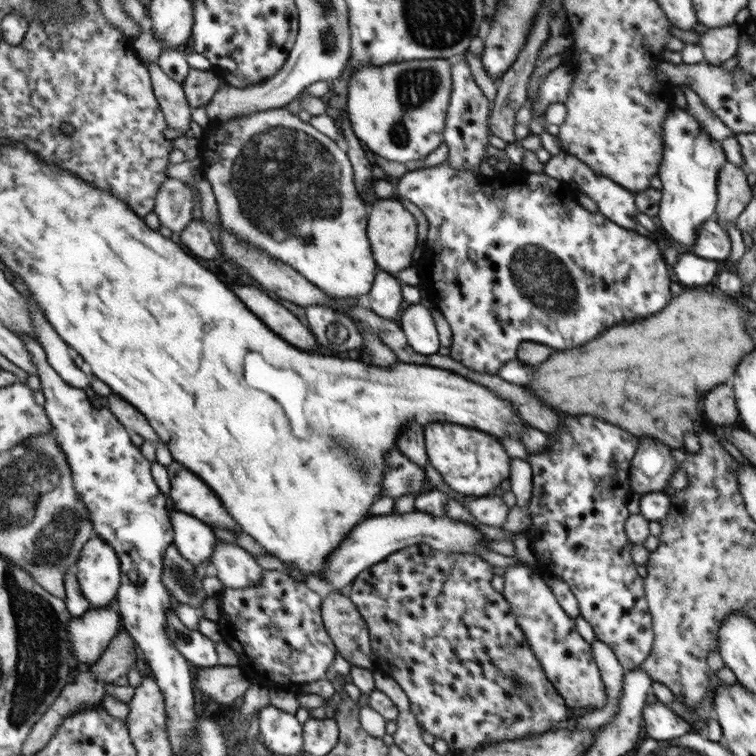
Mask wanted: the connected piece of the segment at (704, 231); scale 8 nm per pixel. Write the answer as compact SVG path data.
M711 218L698 228L693 254L707 260L723 261L730 256L729 234Z

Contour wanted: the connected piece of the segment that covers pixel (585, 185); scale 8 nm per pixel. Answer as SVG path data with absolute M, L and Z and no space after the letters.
M561 151L560 154L551 155L551 159L545 163L544 173L556 180L574 181L578 186L577 202L585 210L592 213L600 212L607 220L618 224L622 228L634 230L638 224L636 213L638 208L635 204L635 194L626 190L623 186L615 183L604 175L596 174L584 161L578 160L575 156Z

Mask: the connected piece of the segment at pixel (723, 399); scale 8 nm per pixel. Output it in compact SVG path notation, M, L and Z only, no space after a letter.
M724 383L701 395L706 418L718 425L732 423L738 418L739 412L735 403L733 388Z

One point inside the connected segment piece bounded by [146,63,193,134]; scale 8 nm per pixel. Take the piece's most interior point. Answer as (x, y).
(178, 110)

